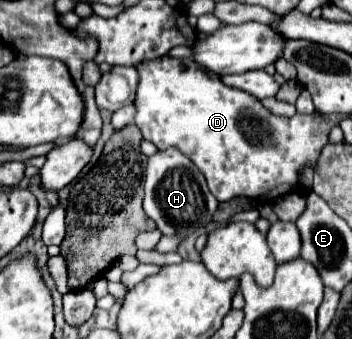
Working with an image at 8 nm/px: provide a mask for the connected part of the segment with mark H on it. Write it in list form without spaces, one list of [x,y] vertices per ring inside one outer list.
[[[176,147],[156,151],[148,159],[144,179],[144,211],[156,223],[164,235],[192,235],[212,223],[212,215],[218,207],[216,197],[210,193],[200,169],[188,161]]]

